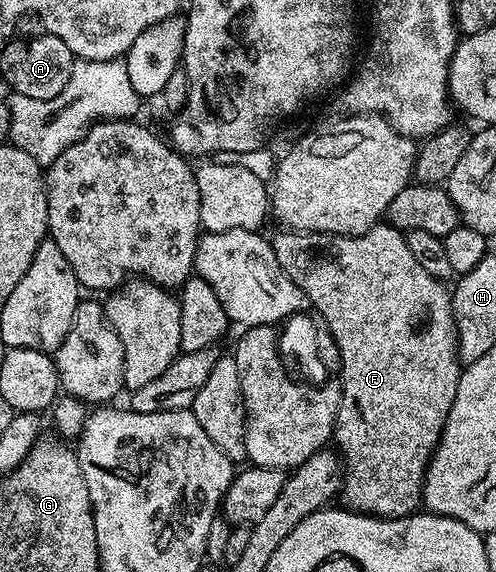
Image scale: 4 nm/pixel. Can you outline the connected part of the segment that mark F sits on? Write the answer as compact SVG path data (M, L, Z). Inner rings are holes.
M380 224L369 228L361 236L345 236L344 234L313 234L302 230L284 229L283 234L270 239L273 252L281 264L281 268L305 292L308 303L323 317L326 333L333 336L337 348L341 352L342 368L337 372L337 381L341 400L337 408L335 421L334 445L344 465L342 505L356 514L374 514L376 518L410 518L420 509L423 500L423 481L427 475L427 466L431 463L431 454L441 440L441 432L445 428L445 420L449 416L449 408L453 408L453 396L457 396L457 384L461 373L461 359L455 336L455 311L451 308L451 290L439 279L429 276L421 264L417 264L417 256L409 248L404 231L396 230L390 224Z

